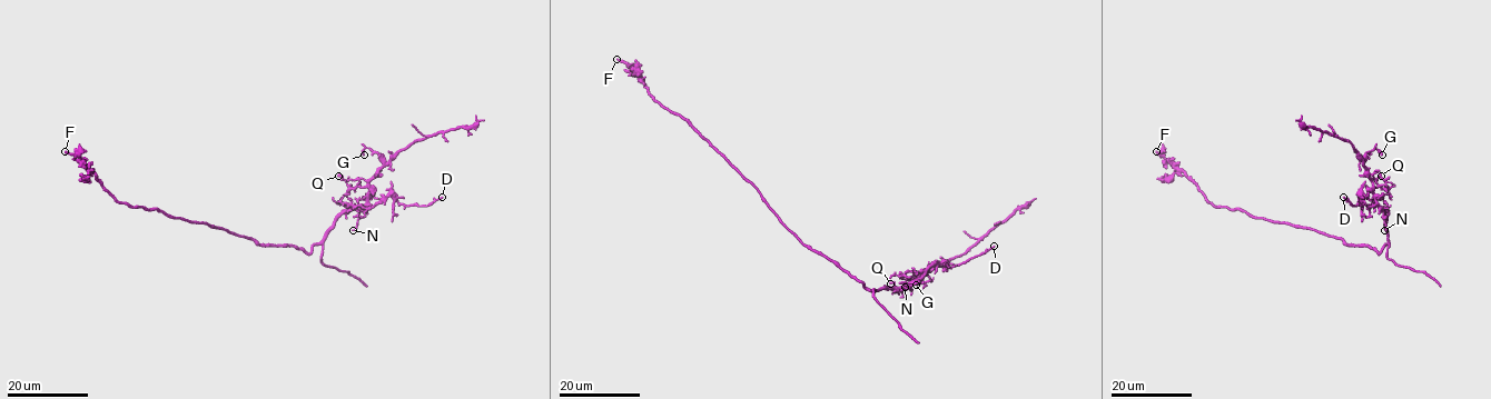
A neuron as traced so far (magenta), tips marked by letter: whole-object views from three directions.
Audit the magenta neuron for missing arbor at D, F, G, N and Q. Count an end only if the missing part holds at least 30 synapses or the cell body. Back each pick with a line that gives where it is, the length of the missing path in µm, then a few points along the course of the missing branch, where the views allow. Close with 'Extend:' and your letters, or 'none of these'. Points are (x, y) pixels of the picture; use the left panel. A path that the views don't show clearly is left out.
Extend: none of these

